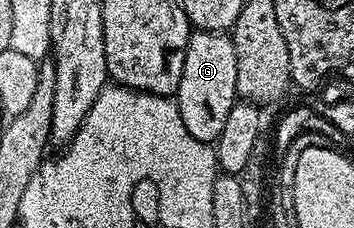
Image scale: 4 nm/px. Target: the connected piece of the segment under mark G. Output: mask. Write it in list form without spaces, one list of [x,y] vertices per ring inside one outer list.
[[[216,30],[190,33],[183,56],[183,76],[175,95],[179,116],[183,116],[187,132],[191,132],[191,136],[195,136],[195,140],[200,142],[216,143],[219,132],[223,132],[227,115],[238,100],[237,61],[232,37]]]

